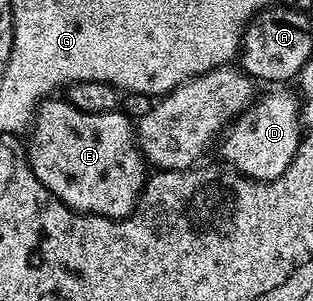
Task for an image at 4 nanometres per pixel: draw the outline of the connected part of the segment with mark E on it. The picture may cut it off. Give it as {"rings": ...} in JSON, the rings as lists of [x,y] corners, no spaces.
{"rings":[[[48,97],[35,109],[30,128],[31,143],[26,144],[25,154],[31,164],[31,172],[58,197],[62,203],[85,215],[103,215],[106,219],[126,219],[139,201],[145,182],[145,160],[137,146],[137,131],[122,115],[122,110],[107,112],[83,112],[66,98]]]}

